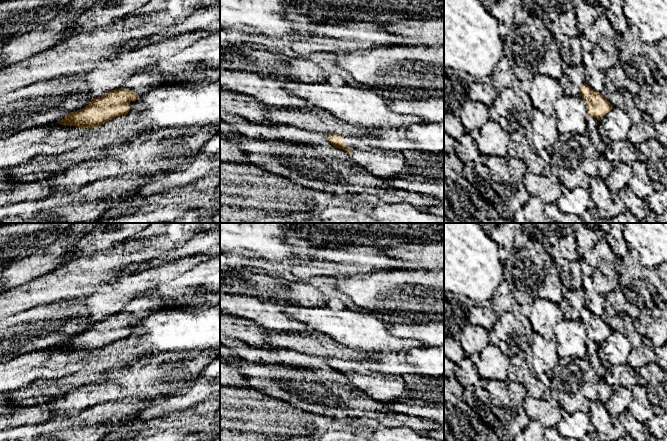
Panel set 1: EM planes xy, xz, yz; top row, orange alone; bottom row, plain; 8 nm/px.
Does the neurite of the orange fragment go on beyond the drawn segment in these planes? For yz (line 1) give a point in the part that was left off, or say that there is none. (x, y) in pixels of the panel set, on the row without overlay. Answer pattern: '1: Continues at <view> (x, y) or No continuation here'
1: No continuation here

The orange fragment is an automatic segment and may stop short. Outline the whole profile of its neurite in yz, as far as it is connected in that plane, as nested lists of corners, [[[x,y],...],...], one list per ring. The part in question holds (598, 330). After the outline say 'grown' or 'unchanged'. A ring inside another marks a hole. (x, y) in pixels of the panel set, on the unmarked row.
[[[586,307],[581,310],[579,320],[586,327],[587,339],[596,342],[598,345],[614,332],[600,316],[595,315]]]; unchanged

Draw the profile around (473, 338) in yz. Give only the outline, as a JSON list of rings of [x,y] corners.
[[[467,323],[461,329],[460,345],[467,356],[479,353],[485,346],[490,344],[488,330],[480,325]]]

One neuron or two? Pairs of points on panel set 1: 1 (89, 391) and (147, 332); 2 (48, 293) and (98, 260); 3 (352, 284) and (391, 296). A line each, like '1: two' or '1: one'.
1: two
2: one
3: one

